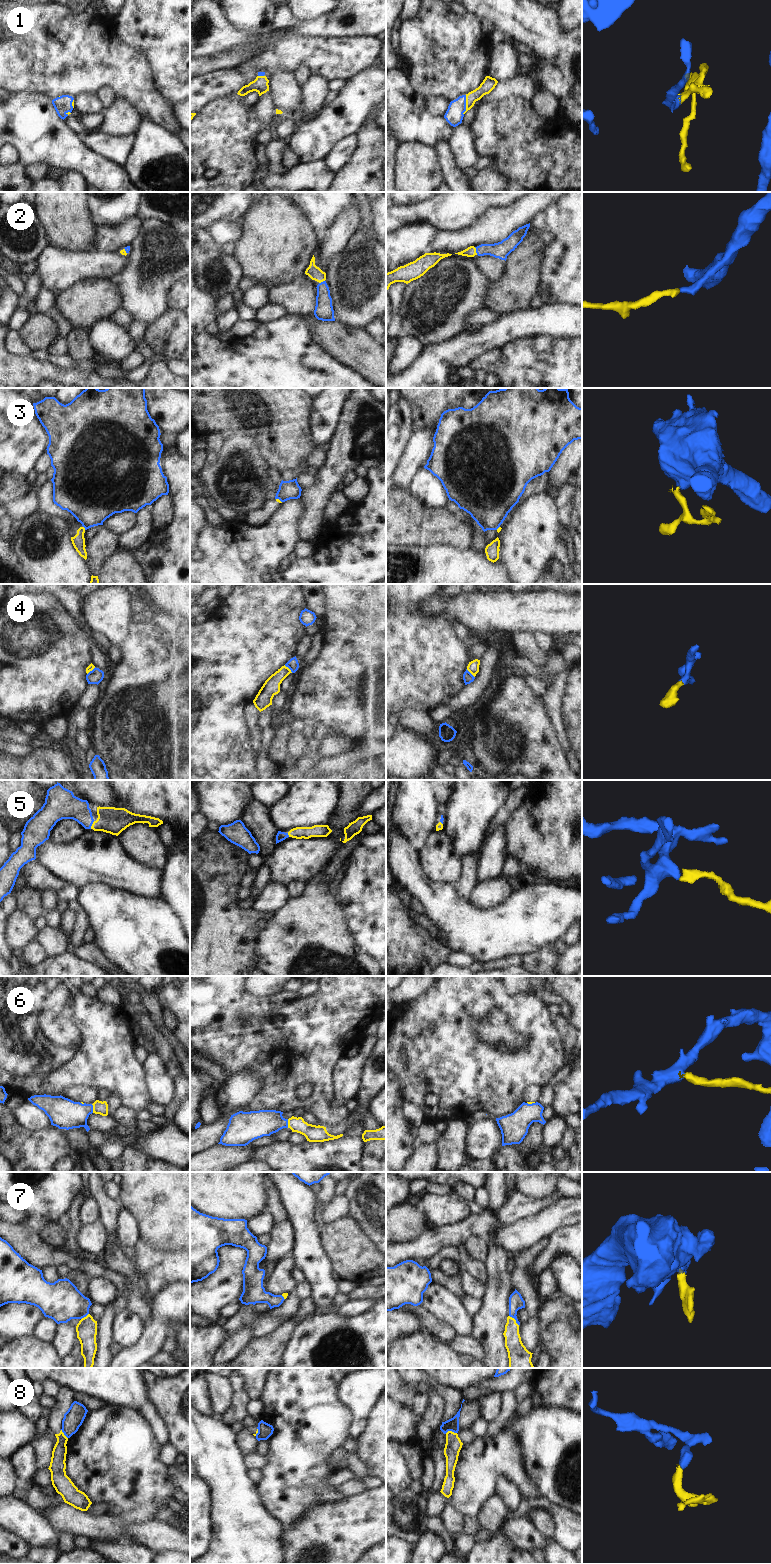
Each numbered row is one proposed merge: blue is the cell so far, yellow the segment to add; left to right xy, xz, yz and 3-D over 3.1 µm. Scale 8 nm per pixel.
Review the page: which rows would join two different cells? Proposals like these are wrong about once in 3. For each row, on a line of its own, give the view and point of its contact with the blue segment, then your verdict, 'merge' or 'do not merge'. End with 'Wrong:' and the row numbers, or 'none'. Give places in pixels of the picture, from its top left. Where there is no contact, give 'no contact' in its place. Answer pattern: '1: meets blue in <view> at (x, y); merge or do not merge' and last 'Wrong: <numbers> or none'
1: meets blue in yz at (465, 105); merge
2: meets blue in yz at (476, 251); merge
3: meets blue in xy at (84, 527); do not merge
4: meets blue in xz at (288, 667); merge
5: meets blue in xy at (91, 825); merge
6: meets blue in xy at (92, 1108); merge
7: meets blue in yz at (515, 1319); merge
8: meets blue in yz at (450, 1430); do not merge
Wrong: 3, 8

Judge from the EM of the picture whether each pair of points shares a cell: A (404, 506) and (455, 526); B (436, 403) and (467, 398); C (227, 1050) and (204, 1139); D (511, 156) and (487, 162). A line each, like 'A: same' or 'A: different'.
A: same
B: same
C: different
D: different

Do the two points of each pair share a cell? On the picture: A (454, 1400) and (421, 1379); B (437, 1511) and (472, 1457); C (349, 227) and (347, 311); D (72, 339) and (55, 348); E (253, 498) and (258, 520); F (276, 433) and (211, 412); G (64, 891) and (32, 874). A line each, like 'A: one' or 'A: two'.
A: one
B: two
C: two
D: two
E: two
F: one
G: one

